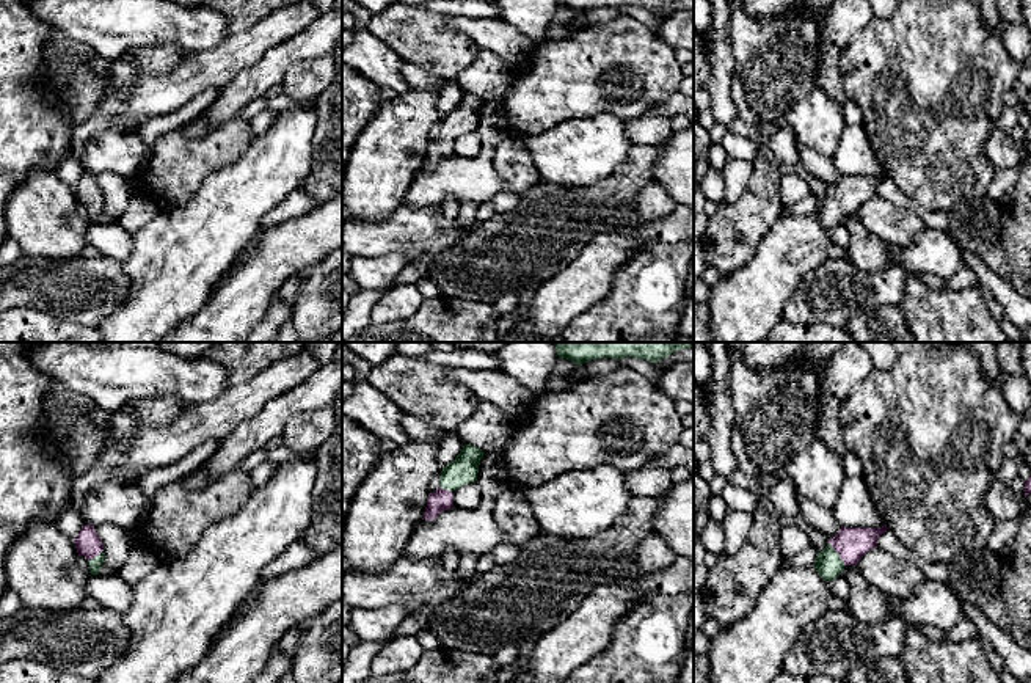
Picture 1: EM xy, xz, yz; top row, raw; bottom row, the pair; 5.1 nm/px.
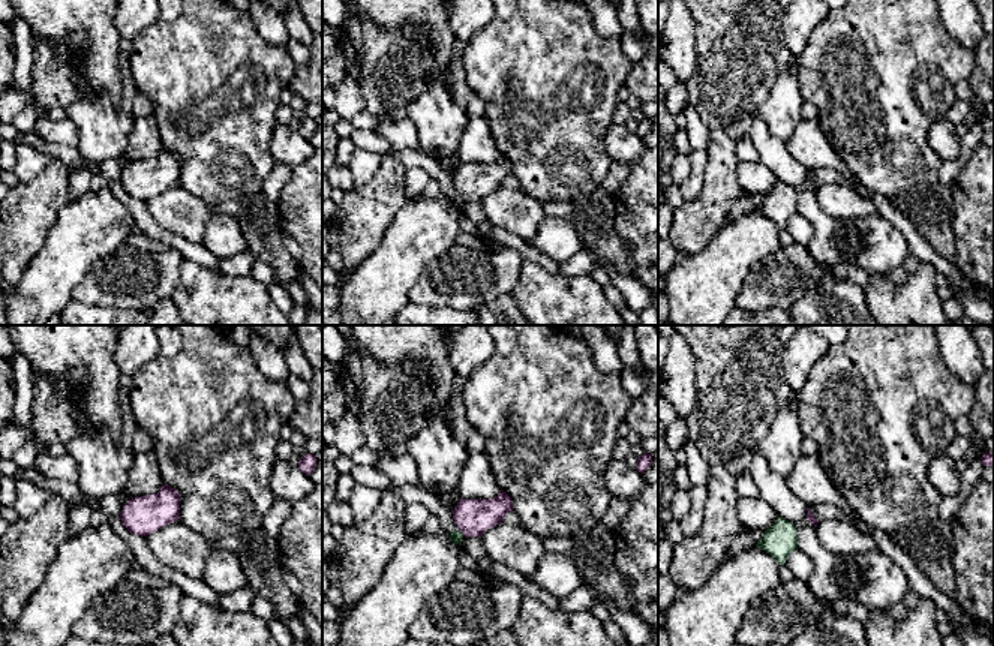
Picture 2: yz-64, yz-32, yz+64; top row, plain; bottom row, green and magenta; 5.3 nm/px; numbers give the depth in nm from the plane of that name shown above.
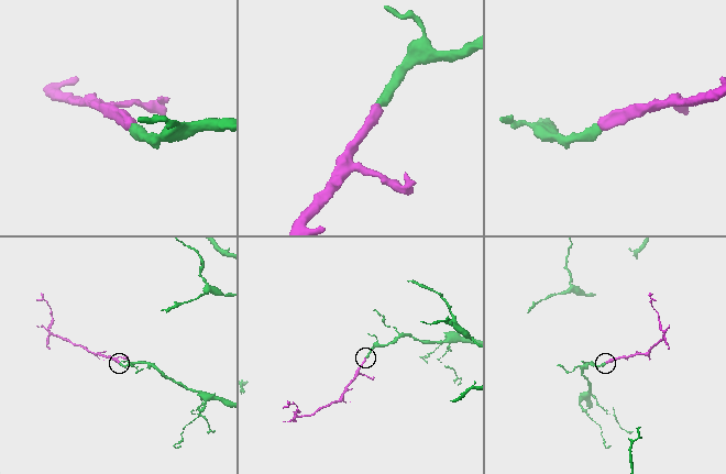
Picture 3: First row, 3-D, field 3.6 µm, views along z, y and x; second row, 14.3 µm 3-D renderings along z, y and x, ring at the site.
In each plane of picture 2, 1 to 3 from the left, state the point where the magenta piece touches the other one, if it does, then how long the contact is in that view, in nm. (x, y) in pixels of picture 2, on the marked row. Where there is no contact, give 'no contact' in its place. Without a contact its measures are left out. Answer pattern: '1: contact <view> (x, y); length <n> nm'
1: no contact
2: contact yz-32 (459, 531); length 50 nm
3: no contact

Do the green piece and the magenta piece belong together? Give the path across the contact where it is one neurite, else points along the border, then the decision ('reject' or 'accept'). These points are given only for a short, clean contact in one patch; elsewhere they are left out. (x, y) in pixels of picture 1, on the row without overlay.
runs through yz (829, 212), (837, 201), (851, 192); accept

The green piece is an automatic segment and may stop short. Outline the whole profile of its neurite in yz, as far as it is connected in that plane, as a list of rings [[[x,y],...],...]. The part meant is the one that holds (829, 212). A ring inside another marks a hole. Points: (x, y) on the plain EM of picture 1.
[[[844,176],[829,188],[827,195],[818,201],[814,215],[824,229],[833,229],[846,214],[857,214],[858,209],[873,196],[877,187],[887,179],[882,176]]]

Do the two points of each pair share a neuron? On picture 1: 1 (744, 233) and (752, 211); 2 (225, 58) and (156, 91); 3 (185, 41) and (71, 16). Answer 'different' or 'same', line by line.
1: same
2: same
3: same

